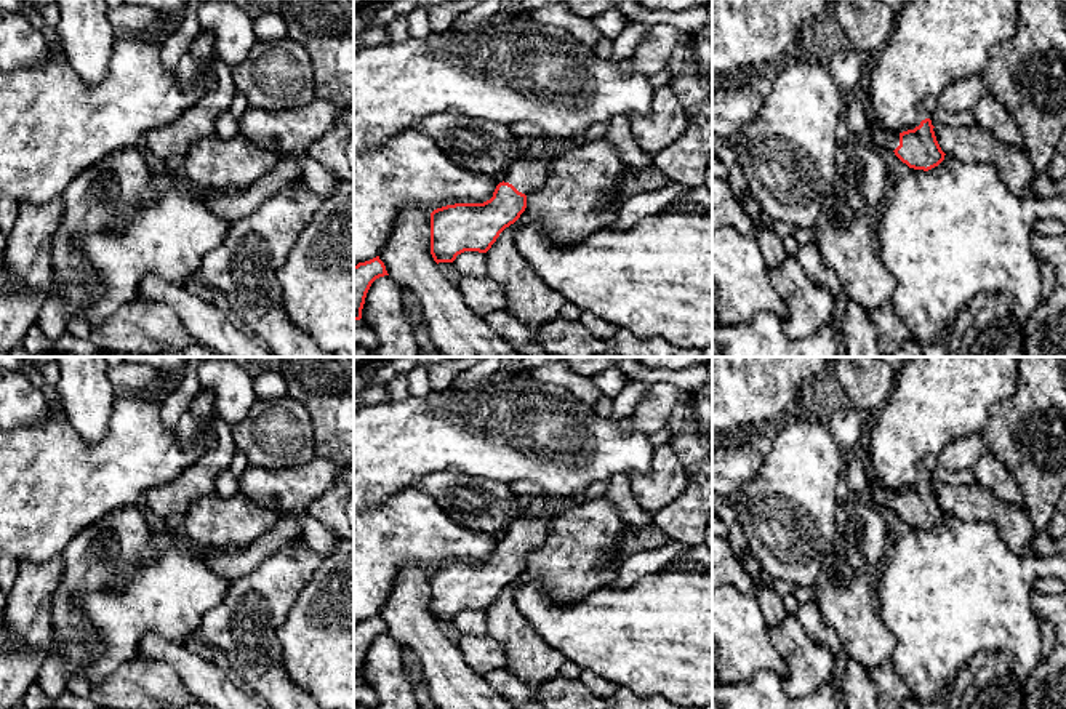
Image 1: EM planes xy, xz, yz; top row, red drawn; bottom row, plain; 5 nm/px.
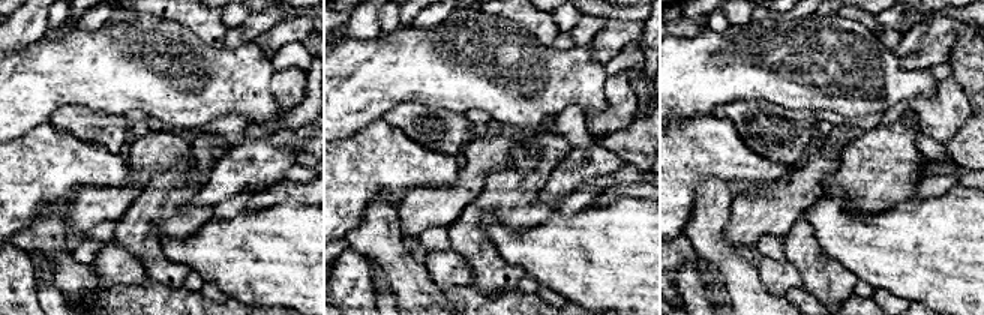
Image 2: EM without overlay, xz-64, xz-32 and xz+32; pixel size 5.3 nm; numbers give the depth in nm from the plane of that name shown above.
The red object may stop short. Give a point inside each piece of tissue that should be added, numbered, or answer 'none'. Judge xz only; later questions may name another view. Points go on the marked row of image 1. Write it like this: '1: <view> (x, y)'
1: xz (525, 173)

